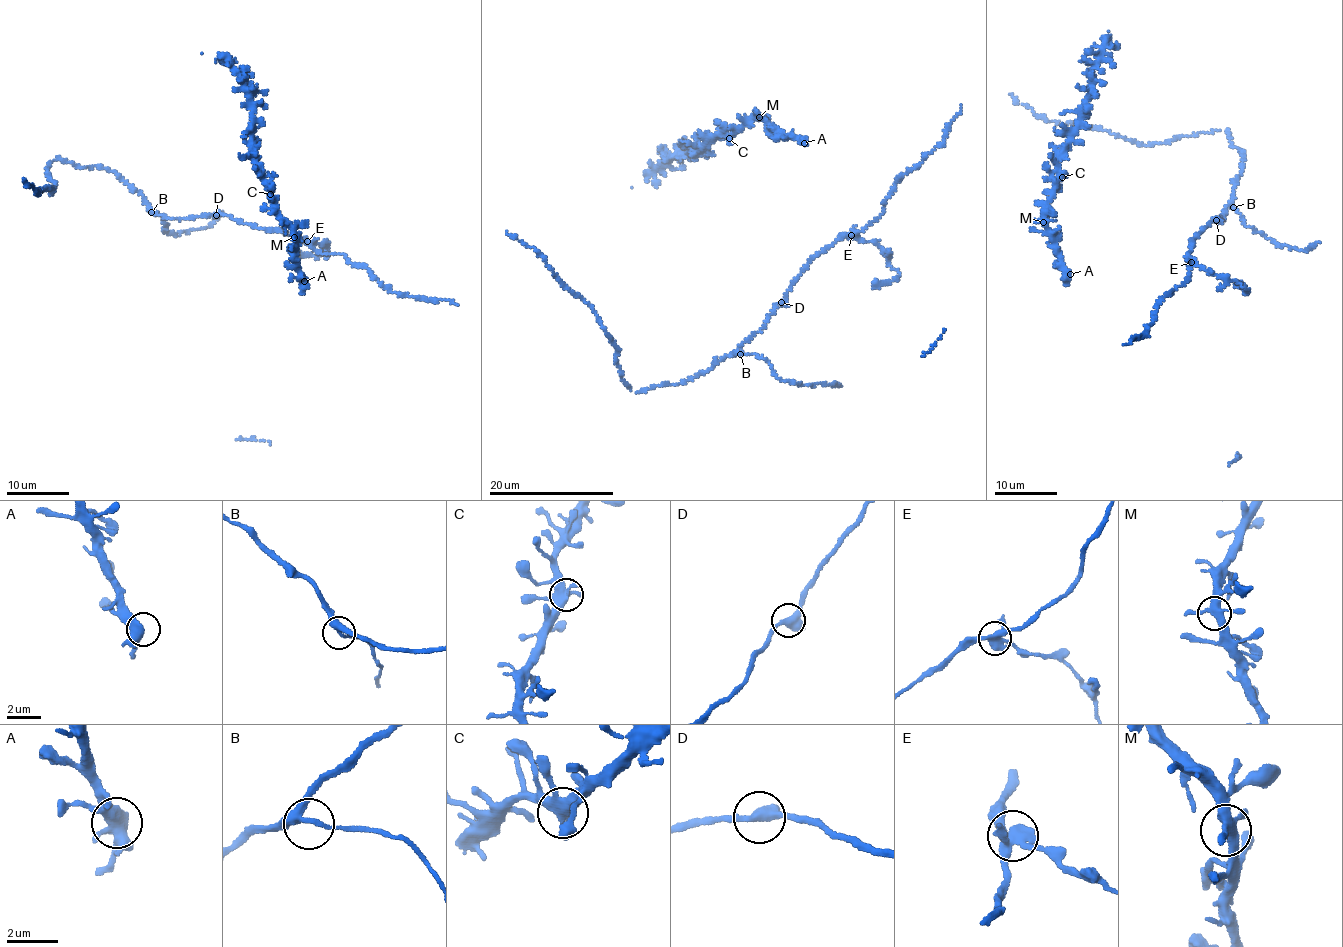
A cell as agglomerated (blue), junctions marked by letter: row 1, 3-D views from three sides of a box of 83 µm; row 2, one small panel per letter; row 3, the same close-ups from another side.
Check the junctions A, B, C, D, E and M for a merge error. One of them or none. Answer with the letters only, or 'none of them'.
E

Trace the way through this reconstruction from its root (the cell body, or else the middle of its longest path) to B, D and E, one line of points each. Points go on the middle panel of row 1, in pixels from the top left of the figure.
B: (827, 249), (815, 255), (764, 326), (743, 344), (740, 354)
D: (827, 249), (815, 255), (781, 302)
E: (827, 249), (840, 239), (852, 235)

